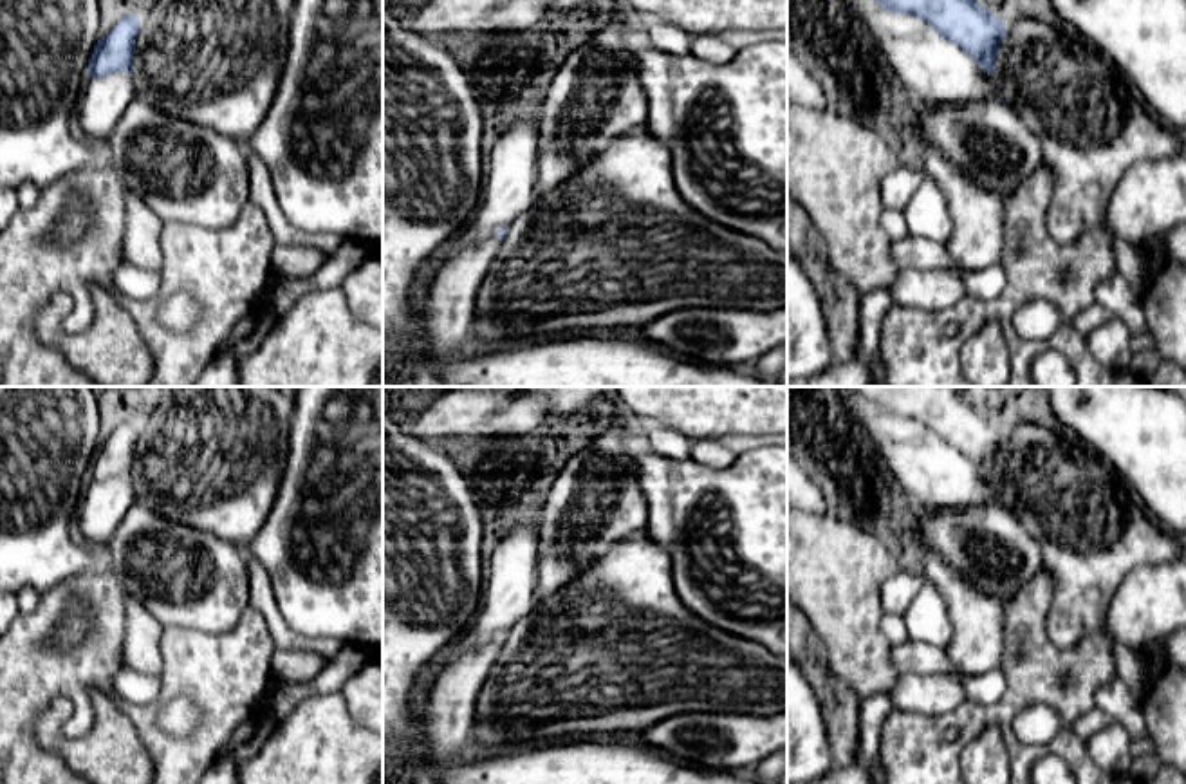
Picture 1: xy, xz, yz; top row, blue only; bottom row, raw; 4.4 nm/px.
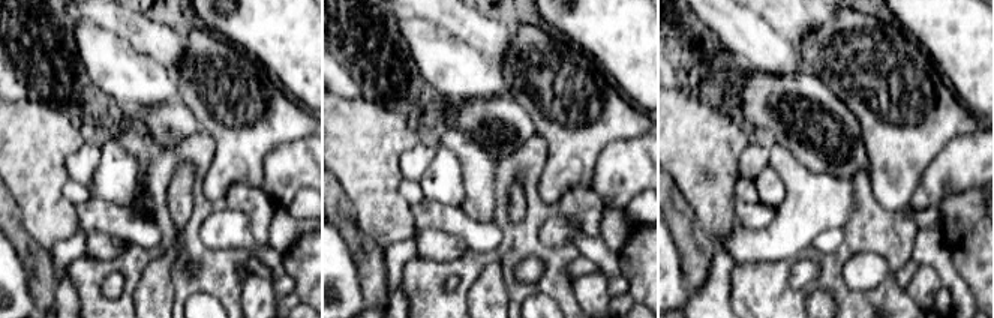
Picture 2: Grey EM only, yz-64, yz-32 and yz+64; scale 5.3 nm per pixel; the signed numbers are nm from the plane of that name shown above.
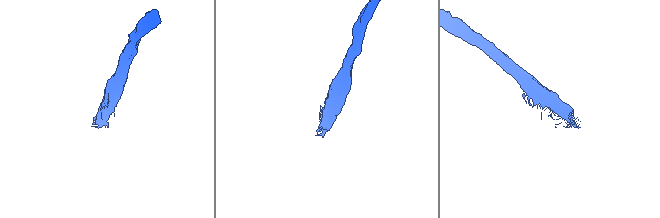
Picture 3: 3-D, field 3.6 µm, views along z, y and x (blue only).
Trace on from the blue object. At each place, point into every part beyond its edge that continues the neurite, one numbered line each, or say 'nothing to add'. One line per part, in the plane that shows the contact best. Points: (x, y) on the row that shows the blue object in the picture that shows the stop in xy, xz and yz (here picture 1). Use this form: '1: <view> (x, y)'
1: xz (444, 315)

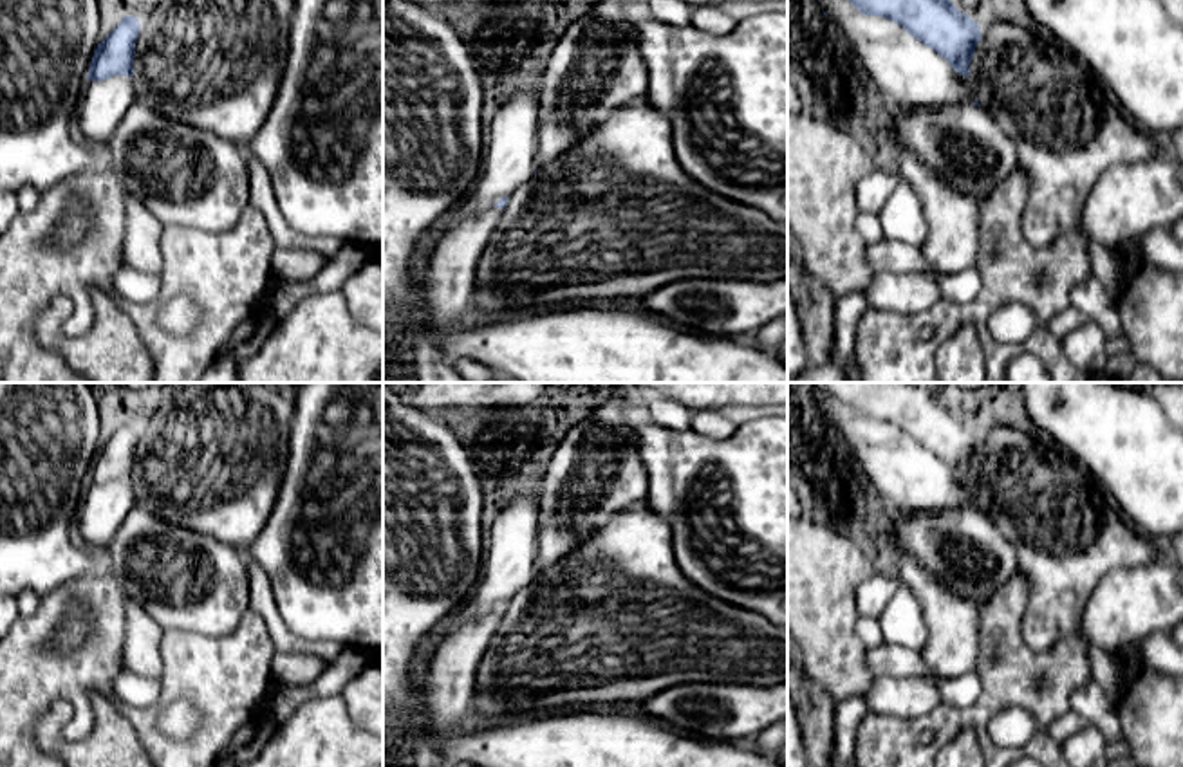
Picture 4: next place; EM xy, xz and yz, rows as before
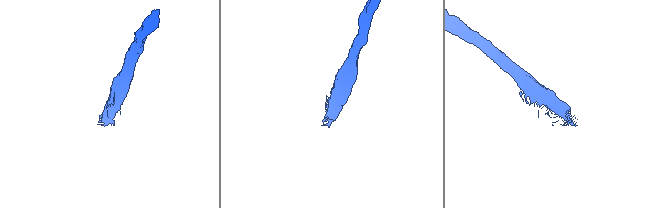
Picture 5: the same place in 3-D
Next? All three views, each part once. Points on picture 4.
1: xz (445, 286)

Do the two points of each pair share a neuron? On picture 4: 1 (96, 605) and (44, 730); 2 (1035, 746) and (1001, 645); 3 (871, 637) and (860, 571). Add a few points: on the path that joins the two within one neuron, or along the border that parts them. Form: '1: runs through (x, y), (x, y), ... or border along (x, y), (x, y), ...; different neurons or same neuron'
1: border along (60, 697), (35, 720), (33, 737); different neurons
2: runs through (1043, 720), (1043, 697), (1015, 670); same neuron
3: border along (858, 616), (855, 634), (867, 648); different neurons

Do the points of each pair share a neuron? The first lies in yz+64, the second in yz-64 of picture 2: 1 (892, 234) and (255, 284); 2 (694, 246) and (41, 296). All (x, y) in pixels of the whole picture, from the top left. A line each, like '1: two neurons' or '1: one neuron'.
1: two neurons
2: one neuron

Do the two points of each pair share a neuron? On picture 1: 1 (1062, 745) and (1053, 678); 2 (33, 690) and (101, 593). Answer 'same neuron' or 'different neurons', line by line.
1: same neuron
2: same neuron

